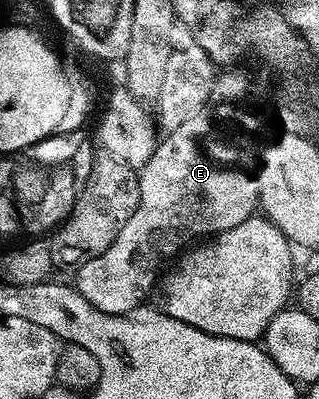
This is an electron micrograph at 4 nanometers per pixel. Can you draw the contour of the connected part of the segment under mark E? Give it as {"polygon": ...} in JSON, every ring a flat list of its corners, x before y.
{"polygon":[[240,69,221,70,204,107,186,121,182,121,178,129,167,132,157,142,150,161,138,171,138,209,130,213,130,221,122,225,122,233,114,237,114,245,110,245,106,253,75,268,74,286,82,293,82,297,86,297,86,301,90,301,90,305,94,305,94,309,117,315,141,306,147,300,144,298,157,286,158,276,165,266,163,263,168,258,171,260,179,256,189,245,205,237,220,235,226,229,234,229,234,225,242,225,242,221,257,214,260,206,258,147,252,144,252,134,259,129,260,119,244,104,252,91,251,85,248,84,248,75,244,71,236,70]]}

